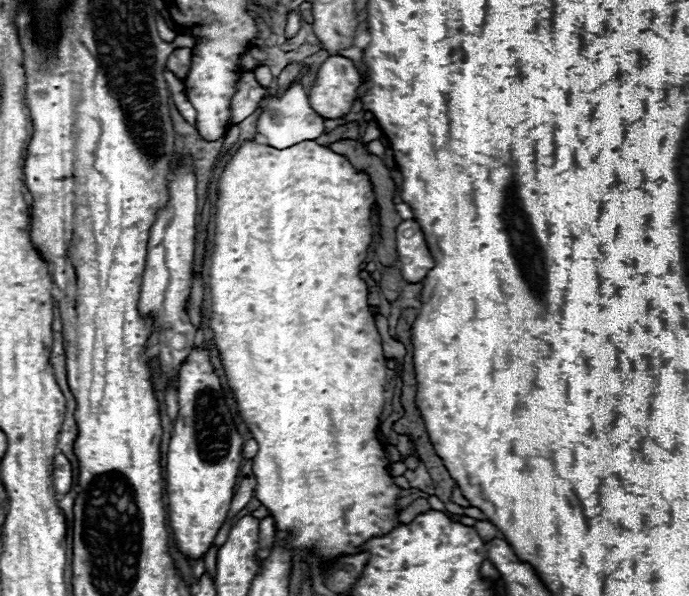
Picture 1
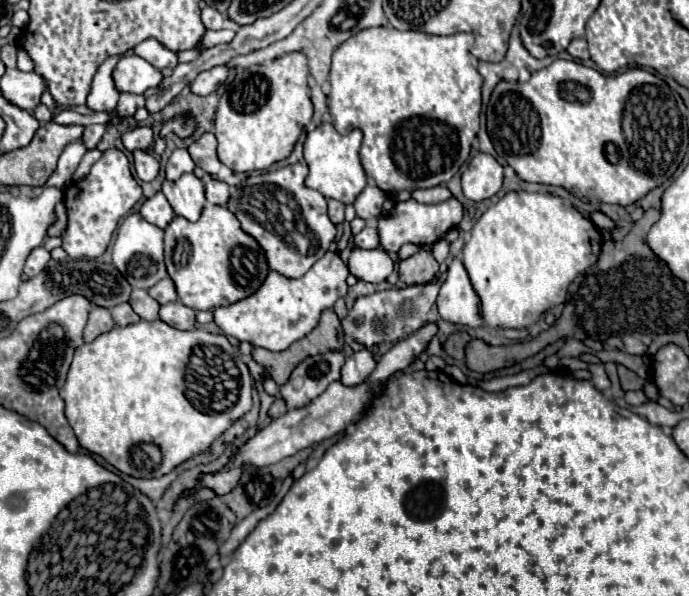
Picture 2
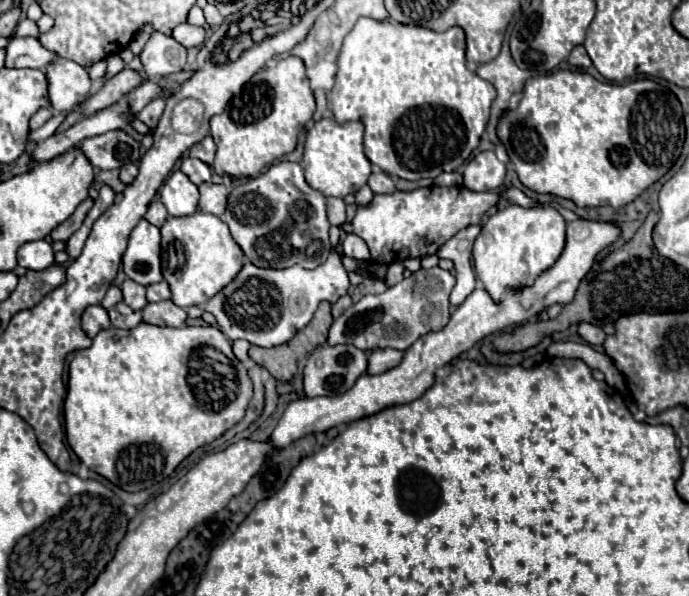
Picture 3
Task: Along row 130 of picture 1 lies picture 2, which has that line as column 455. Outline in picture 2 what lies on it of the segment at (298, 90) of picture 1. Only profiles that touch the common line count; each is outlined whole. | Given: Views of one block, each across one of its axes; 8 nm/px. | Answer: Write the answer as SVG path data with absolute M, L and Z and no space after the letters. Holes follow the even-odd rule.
M458 258L448 266L448 274L444 284L440 286L440 294L436 298L436 308L442 320L476 328L484 326L480 316L480 302L470 284L470 278Z

